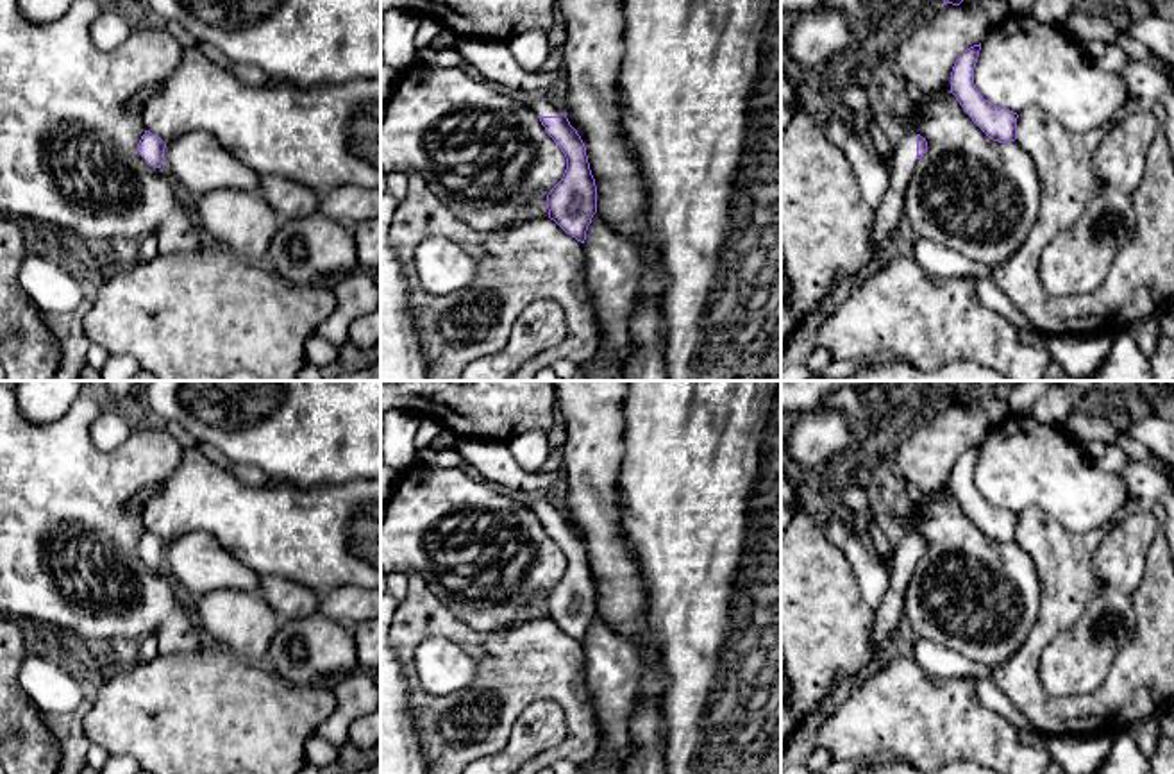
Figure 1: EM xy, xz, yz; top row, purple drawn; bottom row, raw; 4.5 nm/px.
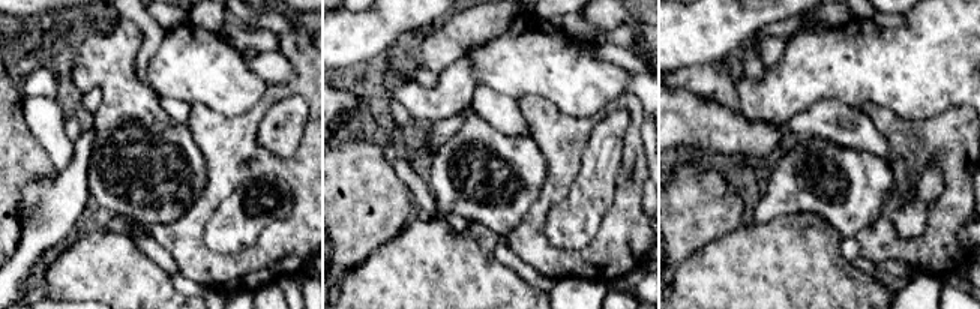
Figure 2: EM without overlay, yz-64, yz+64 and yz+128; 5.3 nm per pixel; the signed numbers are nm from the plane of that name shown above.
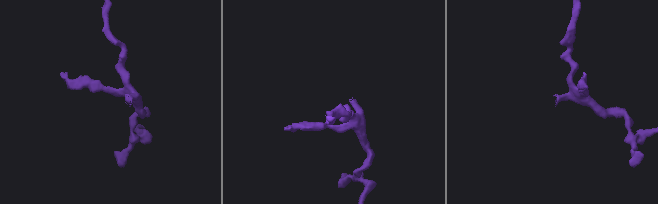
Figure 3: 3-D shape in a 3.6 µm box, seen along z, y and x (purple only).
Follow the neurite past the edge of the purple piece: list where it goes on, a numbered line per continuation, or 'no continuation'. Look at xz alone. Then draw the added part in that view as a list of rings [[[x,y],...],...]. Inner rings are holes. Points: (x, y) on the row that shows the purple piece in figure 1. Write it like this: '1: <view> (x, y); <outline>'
1: xz (542, 108); [[[541,98],[538,100],[532,107],[531,107],[538,116],[558,116],[563,111],[558,109],[549,98]]]

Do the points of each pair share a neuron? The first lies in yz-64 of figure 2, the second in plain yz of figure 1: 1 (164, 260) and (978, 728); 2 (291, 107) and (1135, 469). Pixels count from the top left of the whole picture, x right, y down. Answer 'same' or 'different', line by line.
1: different
2: different

